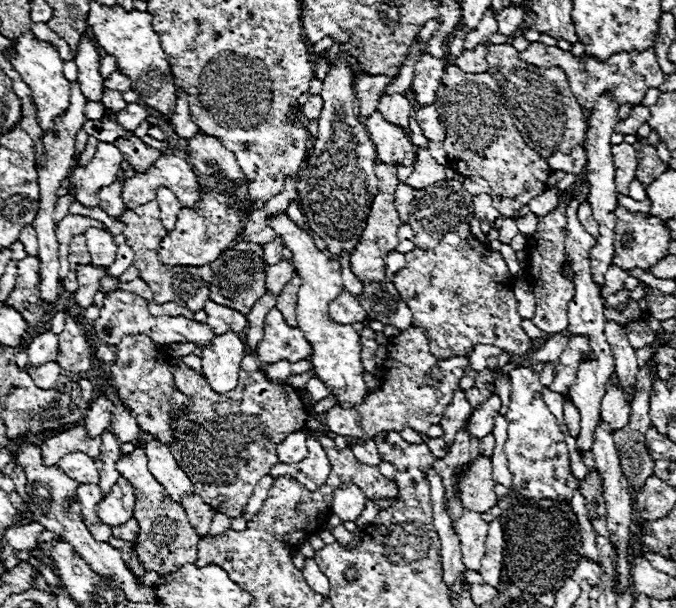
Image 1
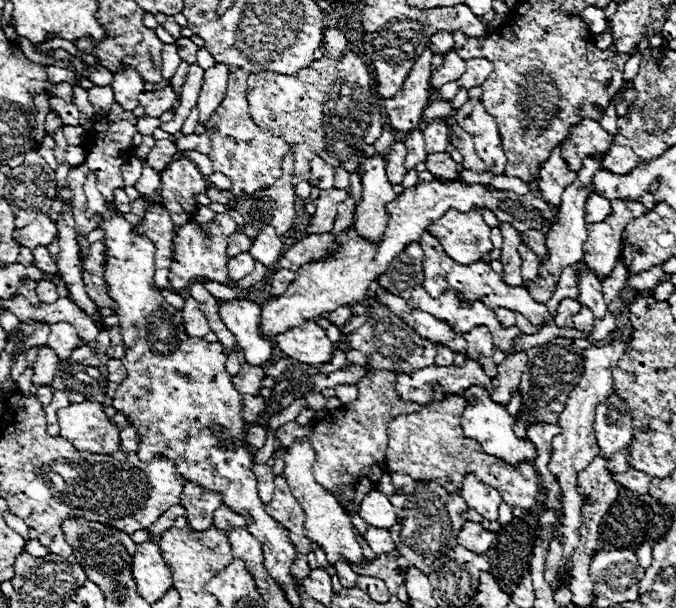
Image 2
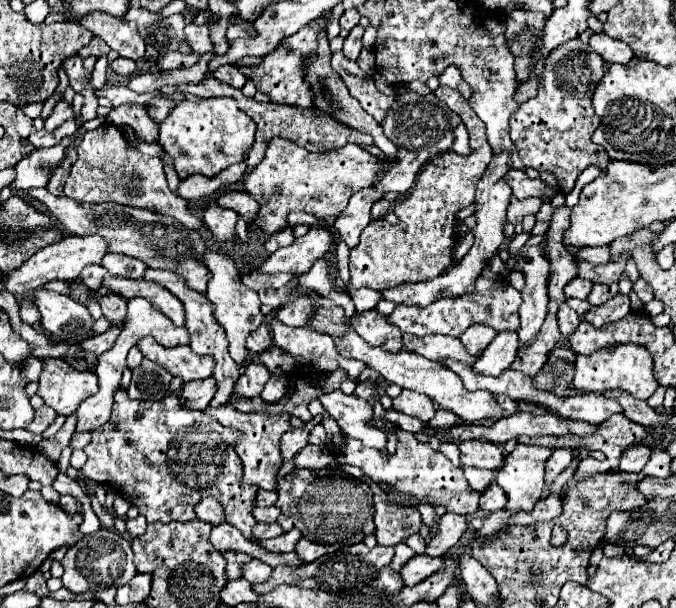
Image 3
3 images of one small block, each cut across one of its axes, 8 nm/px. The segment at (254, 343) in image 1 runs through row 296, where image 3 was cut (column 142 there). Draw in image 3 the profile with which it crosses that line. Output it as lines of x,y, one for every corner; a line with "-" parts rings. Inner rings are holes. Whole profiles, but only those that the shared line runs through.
106,254
102,258
102,266
114,274
114,276
122,276
122,278
142,278
144,270
148,268
142,260
126,256
126,254

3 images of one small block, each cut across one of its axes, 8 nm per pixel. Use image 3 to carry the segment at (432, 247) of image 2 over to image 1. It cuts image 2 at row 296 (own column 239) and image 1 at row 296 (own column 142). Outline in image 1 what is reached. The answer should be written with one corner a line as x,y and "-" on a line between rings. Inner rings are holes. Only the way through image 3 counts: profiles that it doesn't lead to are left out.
462,224
456,232
448,232
448,234
442,238
442,242
440,242
436,248
428,250
428,252
424,252
424,250
420,250
420,248
414,248
414,250
412,250
412,260
408,260
408,266
406,266
406,268
402,268
400,272
396,272
396,276
394,276
392,282
394,282
396,290
400,292
402,300
404,300
404,302
408,304
408,308
412,310
412,324
424,328
424,332
426,332
426,336
428,336
428,340
430,340
430,352
432,352
434,356
438,356
438,358
466,356
466,352
468,352
474,344
490,344
490,346
496,346
496,348
500,348
500,350
508,350
508,352
512,352
514,356
522,356
522,354
530,352
532,346
534,346
534,344
532,344
532,338
530,338
530,336
524,332
524,328
522,328
522,316
518,314
518,300
516,300
516,296
514,296
514,282
512,282
512,278
510,278
510,272
508,272
508,266
504,264
502,254
496,252
496,250
492,250
492,248
488,248
486,244
482,244
482,242
470,232
470,226
468,226
468,224

